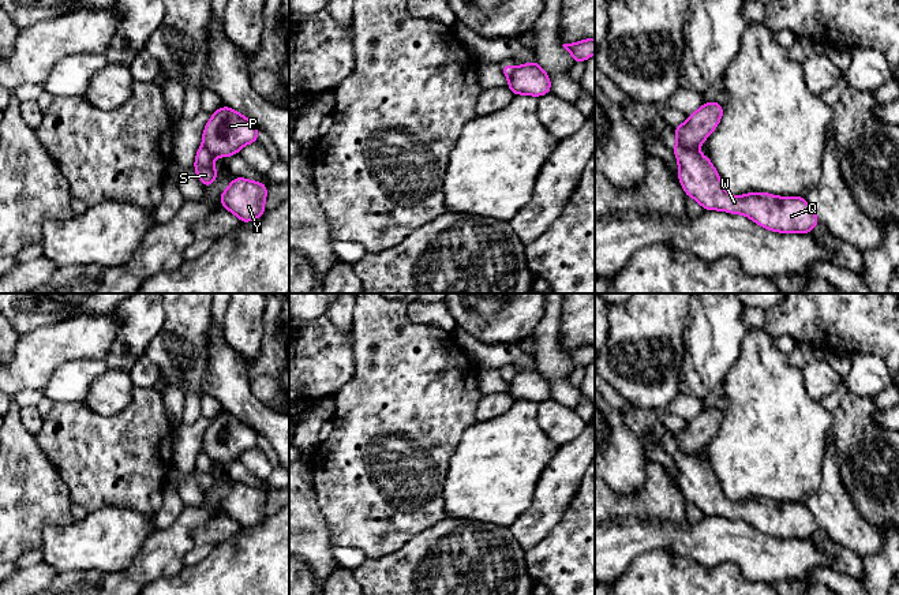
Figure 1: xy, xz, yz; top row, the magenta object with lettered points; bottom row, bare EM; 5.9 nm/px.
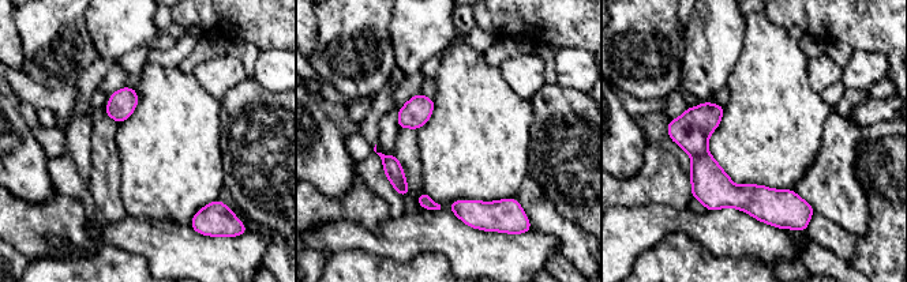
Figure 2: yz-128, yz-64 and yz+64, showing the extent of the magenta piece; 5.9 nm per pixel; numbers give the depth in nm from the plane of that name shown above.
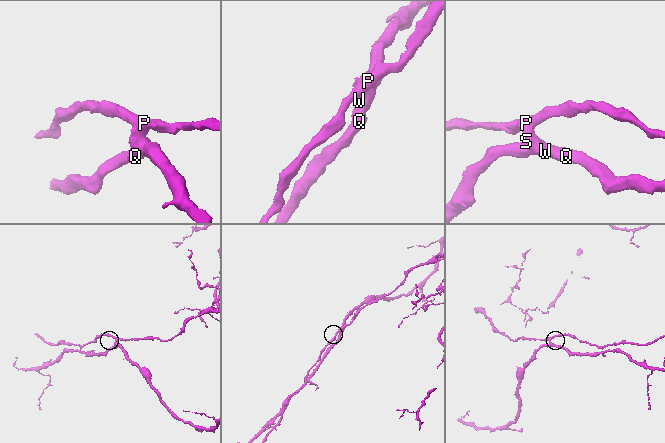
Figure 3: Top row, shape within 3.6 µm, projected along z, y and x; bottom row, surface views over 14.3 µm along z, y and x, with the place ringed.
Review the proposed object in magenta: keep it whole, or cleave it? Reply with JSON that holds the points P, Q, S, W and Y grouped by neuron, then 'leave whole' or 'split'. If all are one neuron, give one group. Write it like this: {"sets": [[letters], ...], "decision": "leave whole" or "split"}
{"sets": [["P"], ["Q", "S", "W", "Y"]], "decision": "split"}

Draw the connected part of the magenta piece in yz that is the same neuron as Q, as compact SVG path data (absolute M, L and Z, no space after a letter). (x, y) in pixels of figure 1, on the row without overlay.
M673 452L678 467L678 484L686 502L694 504L704 516L745 520L760 532L782 539L808 540L820 529L812 512L802 502L775 502L768 498L730 501L711 465L698 456Z

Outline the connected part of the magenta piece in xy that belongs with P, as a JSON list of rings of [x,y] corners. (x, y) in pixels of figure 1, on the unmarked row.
[[[221,412],[207,427],[202,444],[216,463],[231,463],[248,450],[258,448],[258,431],[237,416]]]

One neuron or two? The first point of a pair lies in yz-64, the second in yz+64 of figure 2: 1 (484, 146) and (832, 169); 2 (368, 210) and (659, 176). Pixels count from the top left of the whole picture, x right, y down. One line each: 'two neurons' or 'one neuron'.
1: two neurons
2: one neuron

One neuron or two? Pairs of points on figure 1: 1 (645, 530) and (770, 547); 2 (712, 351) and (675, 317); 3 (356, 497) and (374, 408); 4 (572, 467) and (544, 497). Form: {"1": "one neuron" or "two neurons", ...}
{"1": "one neuron", "2": "two neurons", "3": "one neuron", "4": "one neuron"}

